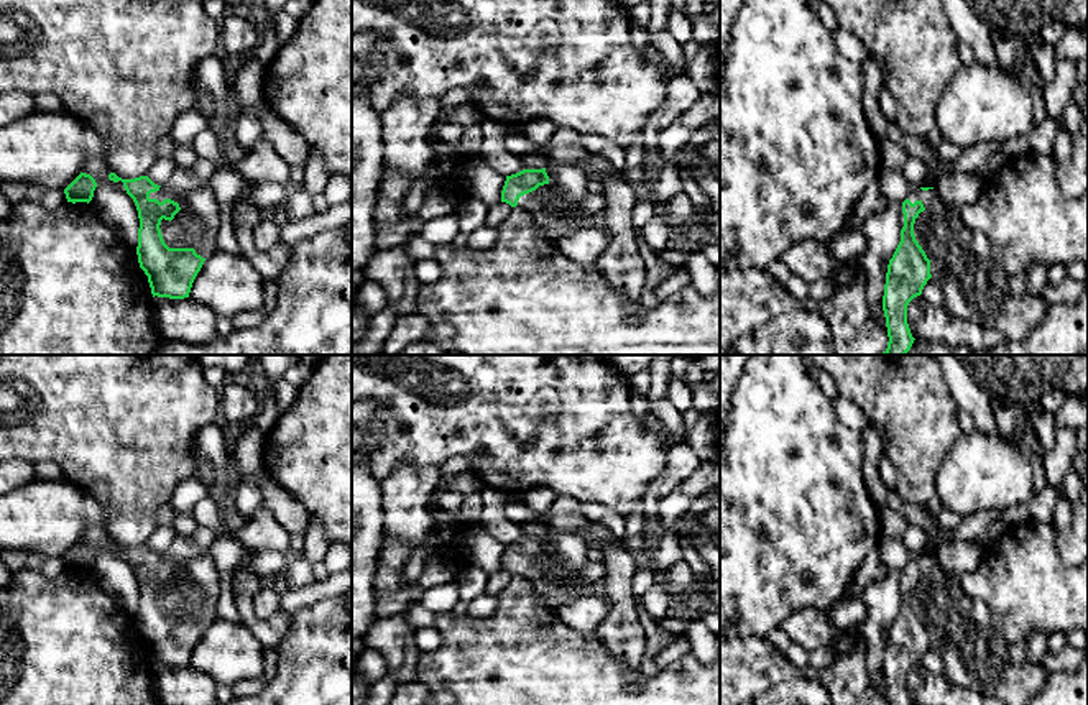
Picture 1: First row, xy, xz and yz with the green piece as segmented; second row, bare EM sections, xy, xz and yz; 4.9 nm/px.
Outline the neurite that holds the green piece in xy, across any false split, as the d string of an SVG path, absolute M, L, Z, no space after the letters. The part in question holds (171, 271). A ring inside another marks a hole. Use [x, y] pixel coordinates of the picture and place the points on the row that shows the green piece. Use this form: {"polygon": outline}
{"polygon": "M115 173L108 179L122 181L136 205L136 255L153 297L189 297L204 261L219 250L220 209L212 189L174 192L148 176L122 179Z"}

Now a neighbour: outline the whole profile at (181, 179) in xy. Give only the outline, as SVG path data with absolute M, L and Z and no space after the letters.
M179 164L179 168L169 176L163 187L174 192L191 192L207 186L207 181L197 179L191 174L189 164Z

